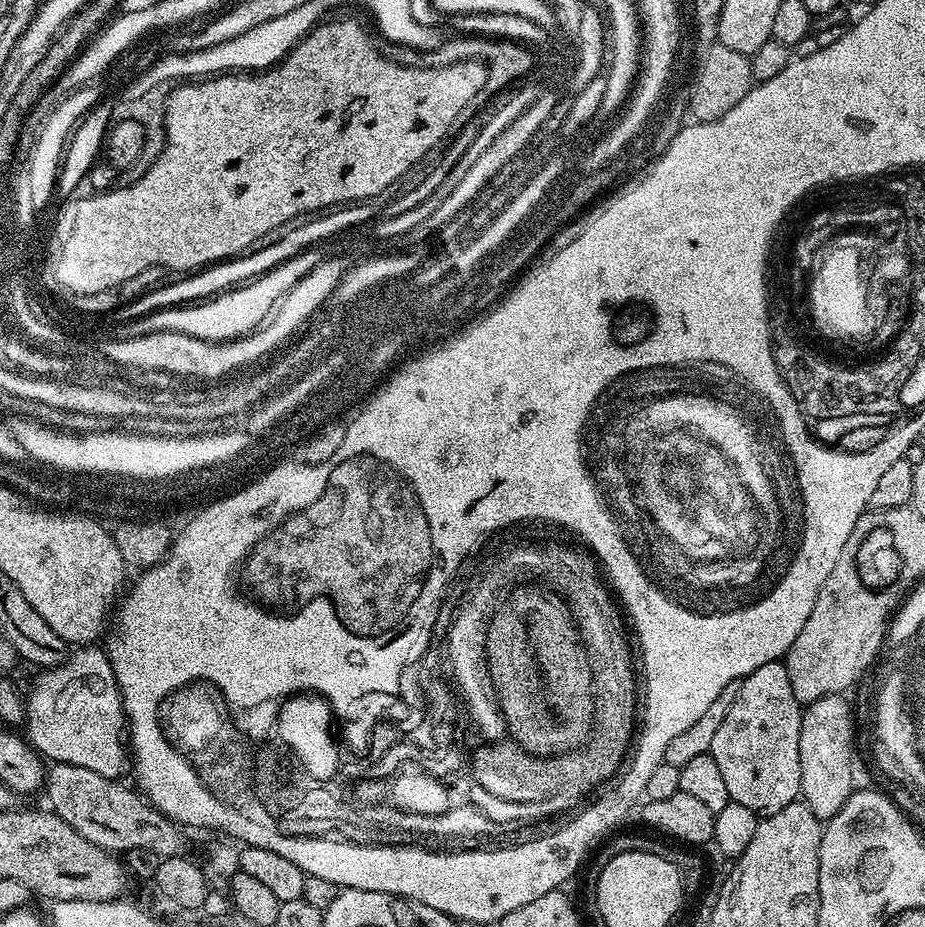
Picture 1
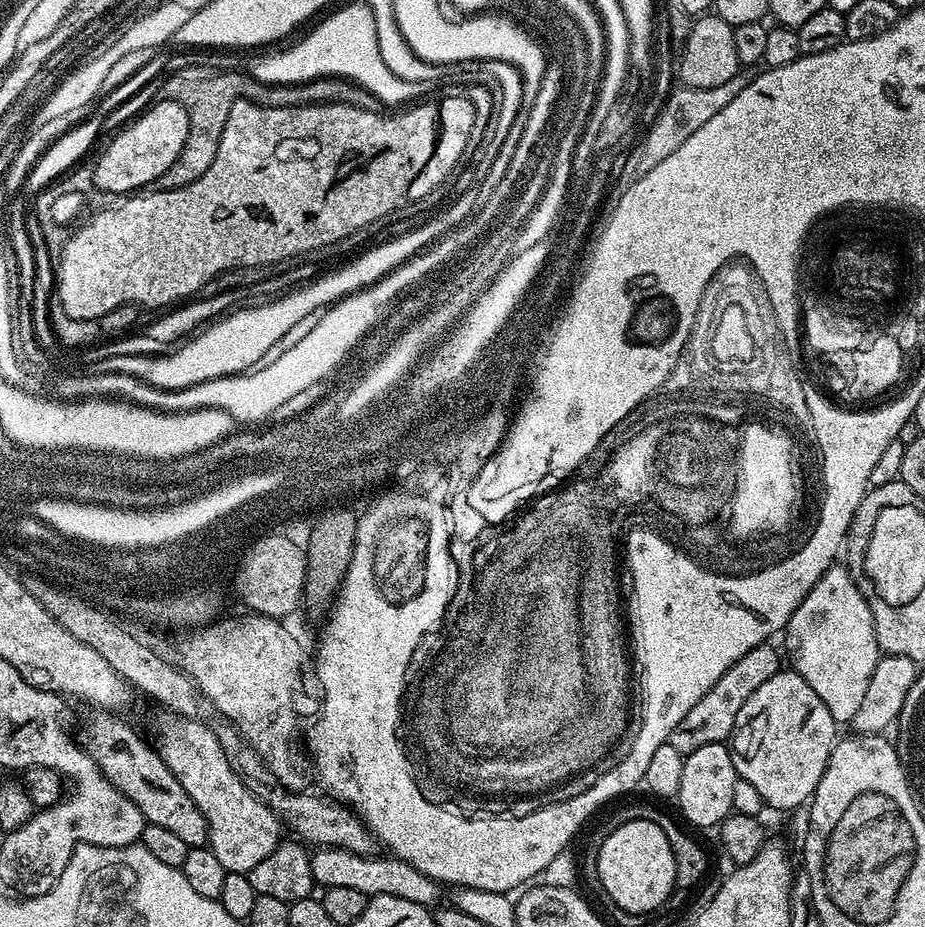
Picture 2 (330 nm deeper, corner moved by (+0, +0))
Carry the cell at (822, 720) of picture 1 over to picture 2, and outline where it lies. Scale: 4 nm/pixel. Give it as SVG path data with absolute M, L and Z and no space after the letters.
M833 566L818 578L818 582L806 594L804 601L794 610L788 619L788 627L782 639L786 647L792 651L791 667L826 702L826 710L838 722L851 722L854 714L858 714L858 706L866 695L866 686L870 686L870 674L874 674L874 666L881 658L880 647L876 641L876 623L870 614L868 599L860 591L859 583L854 579L853 573L847 567Z

